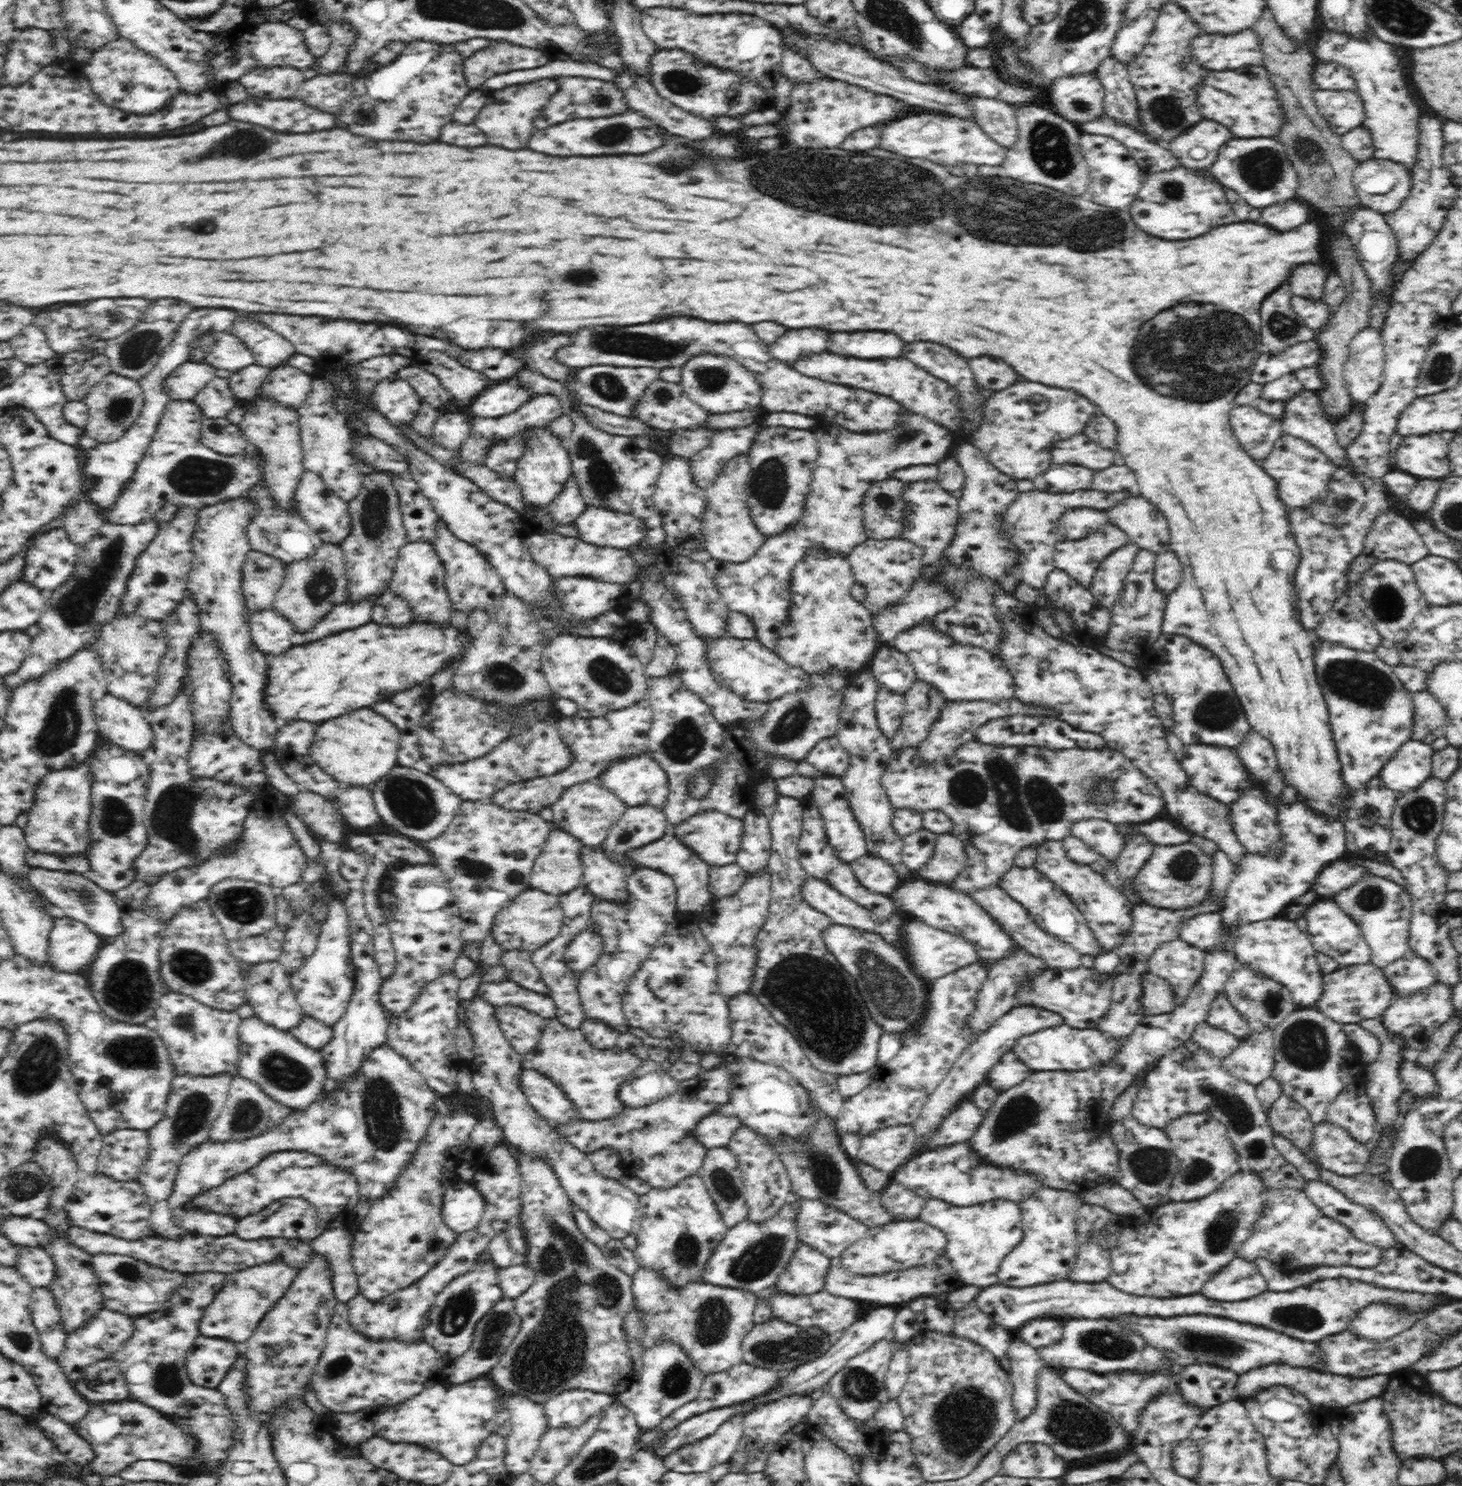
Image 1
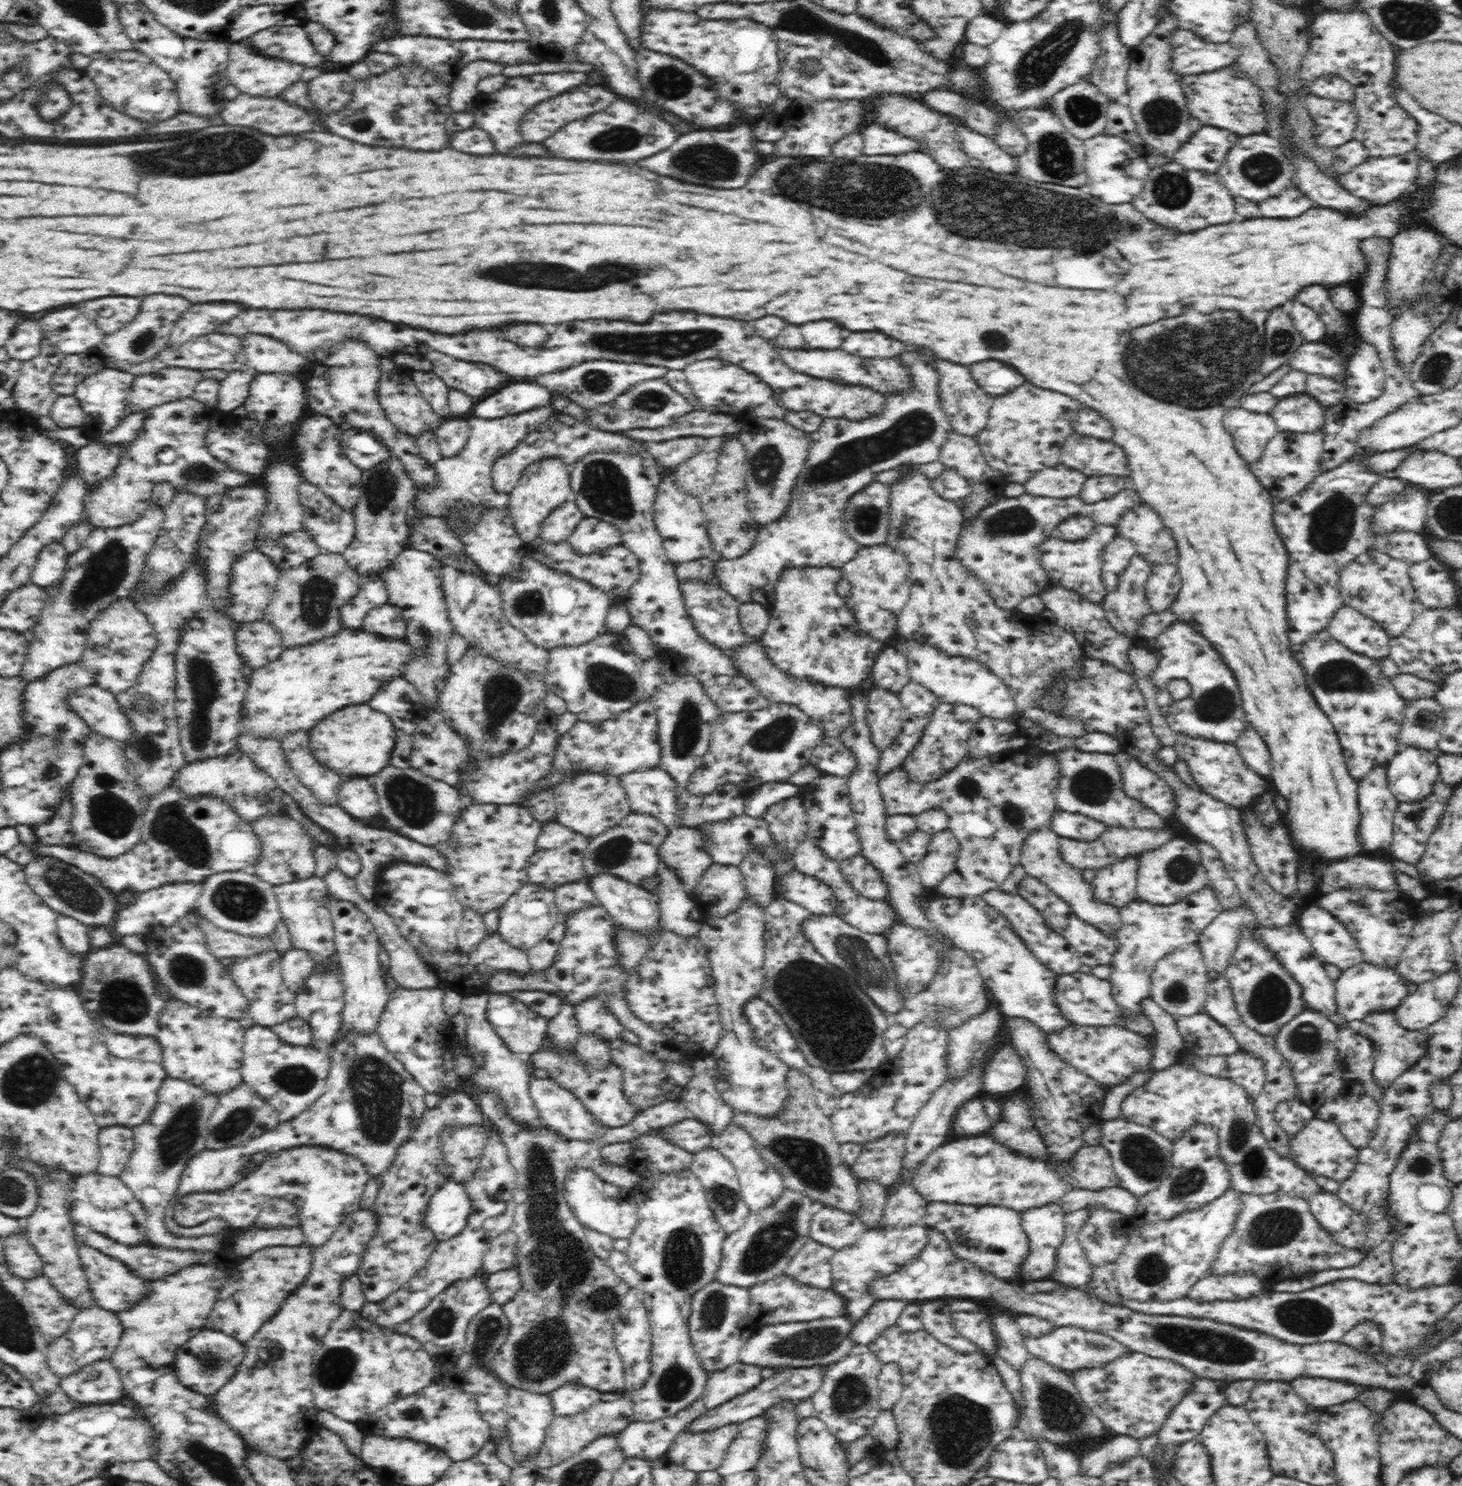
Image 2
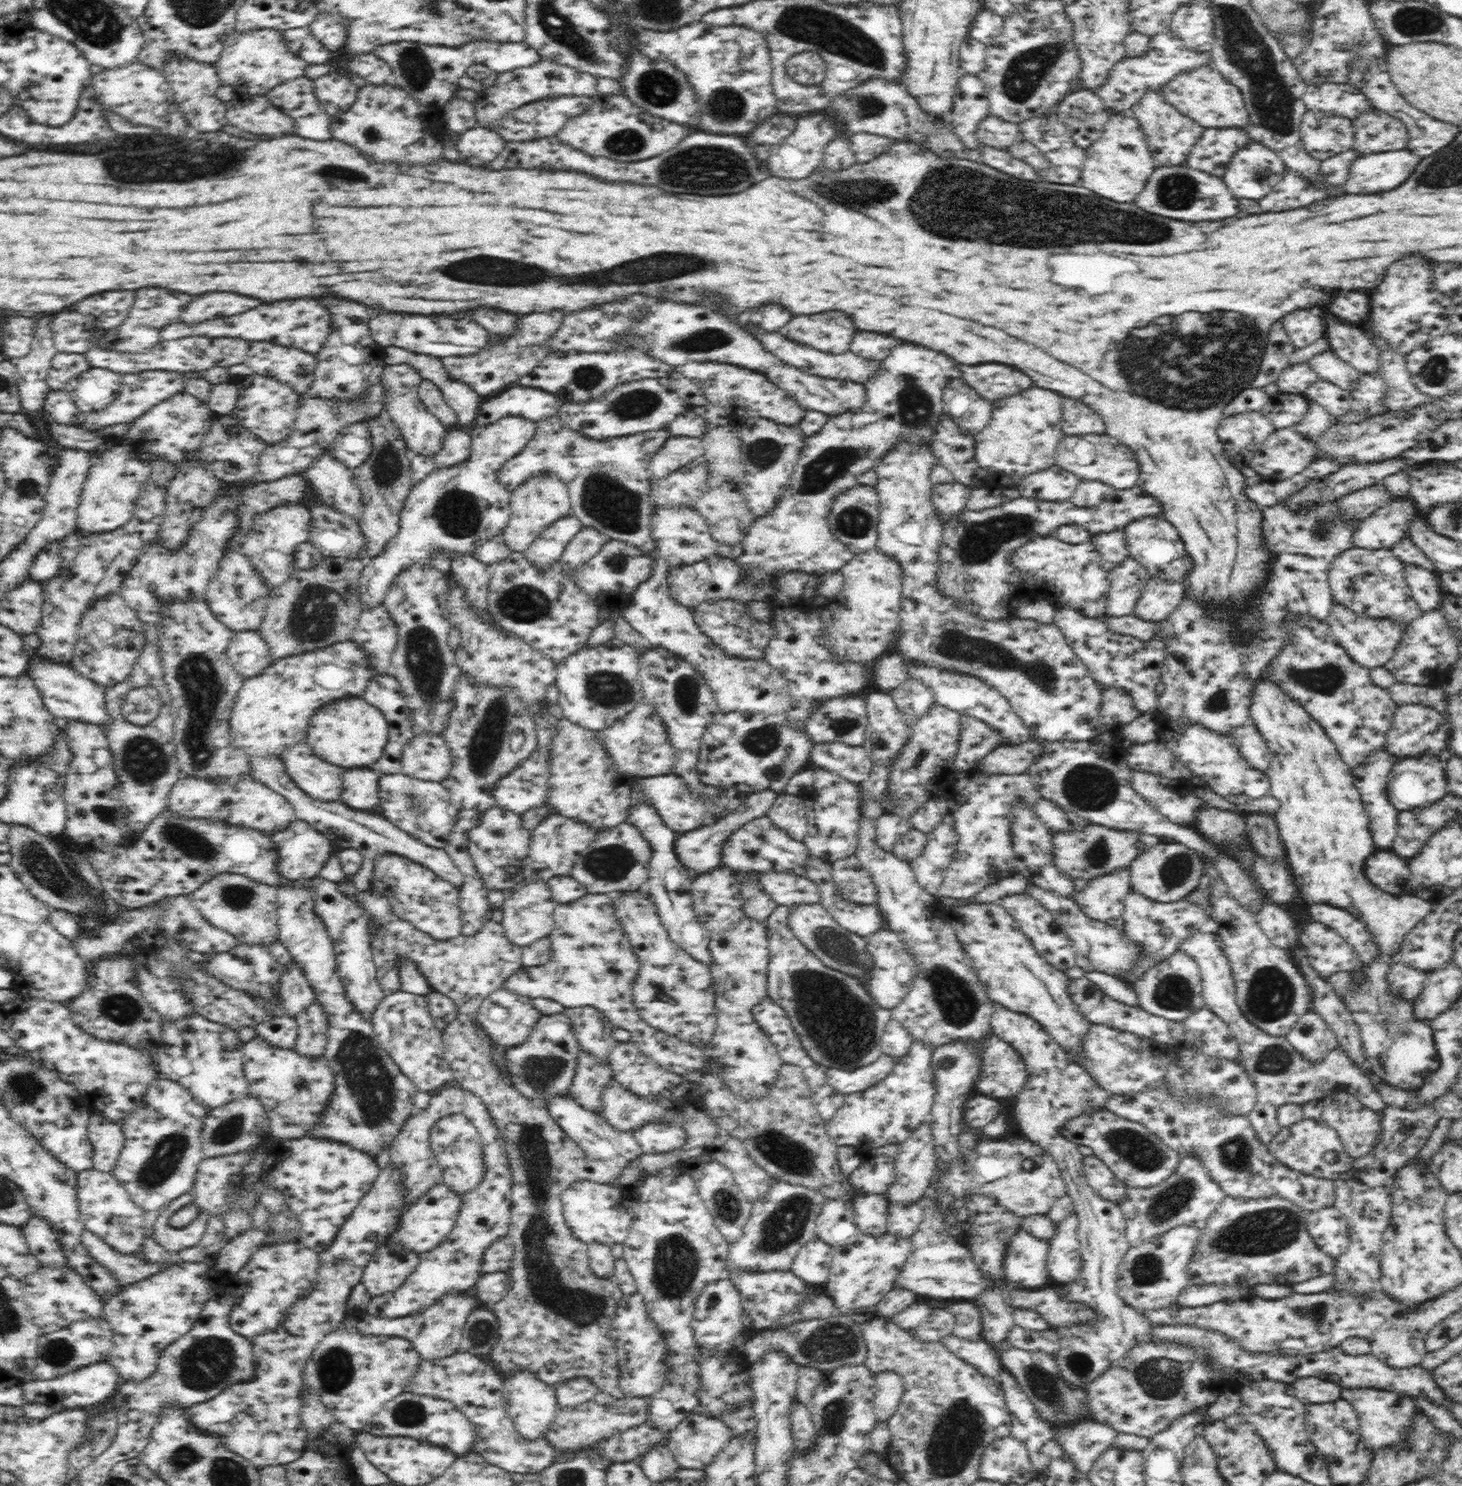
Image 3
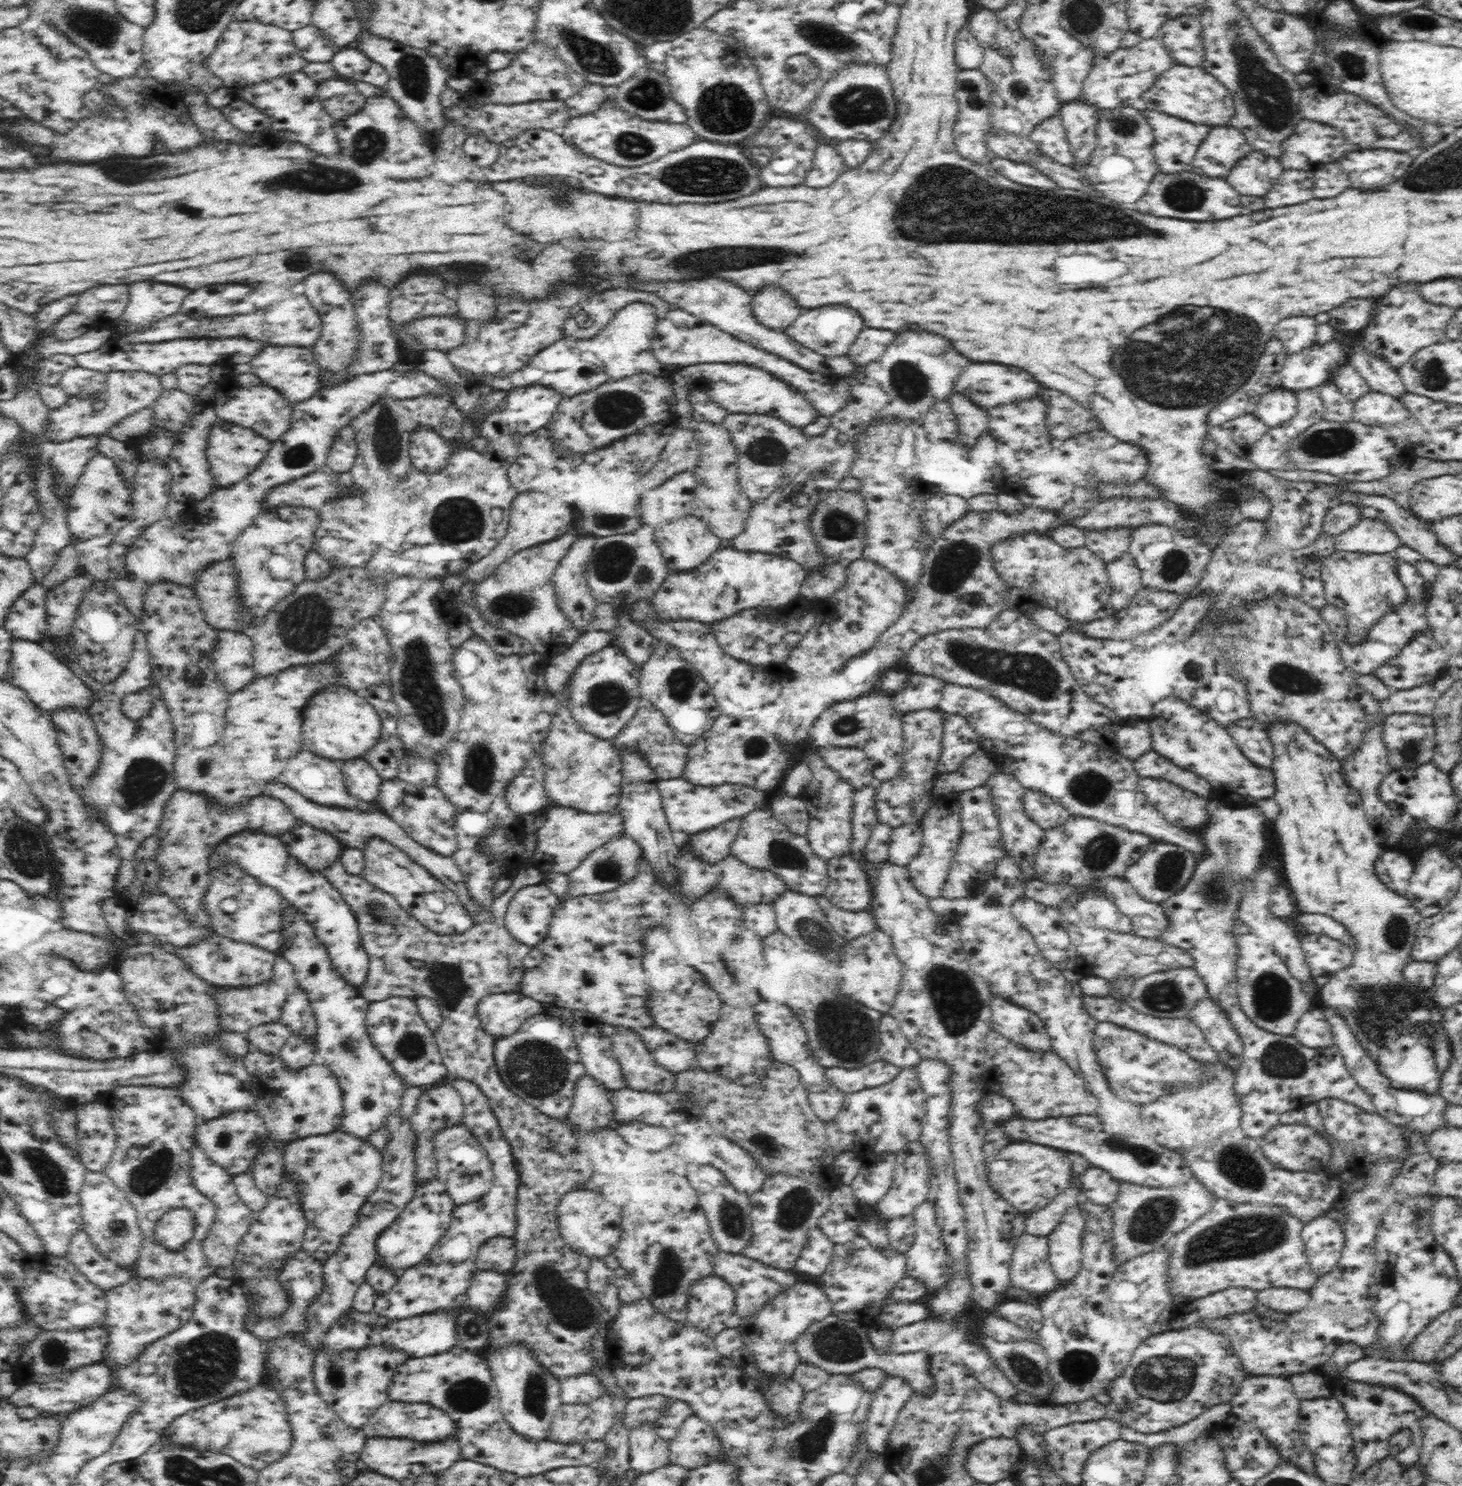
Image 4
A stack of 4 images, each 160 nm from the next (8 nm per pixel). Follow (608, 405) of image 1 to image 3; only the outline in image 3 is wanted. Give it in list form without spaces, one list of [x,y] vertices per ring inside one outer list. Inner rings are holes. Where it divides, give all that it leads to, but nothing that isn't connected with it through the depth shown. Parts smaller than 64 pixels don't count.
[[[628,350],[628,352],[612,352],[612,356],[606,352],[552,352],[548,354],[540,366],[533,368],[528,374],[520,377],[520,380],[516,382],[518,386],[532,386],[532,388],[542,388],[542,390],[548,390],[548,392],[556,392],[560,388],[564,388],[562,384],[574,384],[570,386],[572,390],[572,398],[576,402],[586,402],[604,393],[612,386],[624,384],[624,382],[632,382],[632,380],[640,380],[640,378],[668,378],[670,374],[674,372],[672,366],[648,356],[648,354],[642,354],[642,352],[634,352],[634,350]]]

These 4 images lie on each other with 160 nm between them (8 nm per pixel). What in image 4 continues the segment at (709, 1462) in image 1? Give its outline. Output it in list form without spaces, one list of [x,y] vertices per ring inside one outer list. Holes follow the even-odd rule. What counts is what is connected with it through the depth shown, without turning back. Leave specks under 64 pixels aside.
[[[689,1416],[679,1428],[678,1434],[669,1441],[670,1464],[694,1468],[704,1461],[716,1460],[719,1457],[719,1446],[712,1425],[699,1416]]]

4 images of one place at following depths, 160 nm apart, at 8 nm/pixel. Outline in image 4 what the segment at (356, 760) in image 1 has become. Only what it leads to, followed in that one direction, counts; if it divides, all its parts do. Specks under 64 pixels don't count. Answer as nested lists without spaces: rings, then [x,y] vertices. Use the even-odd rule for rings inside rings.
[[[328,686],[314,694],[304,708],[304,724],[302,724],[302,738],[304,748],[312,750],[318,756],[332,758],[332,760],[354,760],[363,758],[380,739],[380,716],[372,706],[356,696],[352,690],[342,686]]]

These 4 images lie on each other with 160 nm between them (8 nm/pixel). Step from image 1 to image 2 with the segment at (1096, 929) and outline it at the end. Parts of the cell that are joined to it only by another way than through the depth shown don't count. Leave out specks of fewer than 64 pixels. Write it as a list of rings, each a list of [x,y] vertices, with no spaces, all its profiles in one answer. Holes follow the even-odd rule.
[[[1048,828],[1032,832],[1023,844],[1019,863],[1023,866],[1026,874],[1040,879],[1040,882],[1043,882],[1048,887],[1048,890],[1051,890],[1062,898],[1064,902],[1067,902],[1068,906],[1073,909],[1073,913],[1083,920],[1083,924],[1094,925],[1103,933],[1114,935],[1120,928],[1120,908],[1095,900],[1092,892],[1092,881],[1084,881],[1082,870],[1070,866],[1059,855],[1059,838],[1058,835],[1051,832]]]

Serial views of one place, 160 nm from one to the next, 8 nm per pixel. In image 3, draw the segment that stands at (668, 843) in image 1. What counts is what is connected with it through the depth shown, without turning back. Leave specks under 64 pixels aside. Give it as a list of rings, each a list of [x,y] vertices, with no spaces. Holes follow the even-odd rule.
[[[772,790],[756,792],[756,794],[749,793],[748,803],[740,805],[734,812],[722,817],[718,822],[712,824],[712,826],[701,827],[697,830],[692,830],[692,832],[688,832],[688,834],[678,834],[676,842],[674,842],[676,857],[680,859],[682,865],[684,865],[686,870],[690,871],[690,874],[693,876],[716,869],[722,864],[722,846],[724,846],[724,842],[730,838],[730,835],[736,833],[749,821],[766,816],[777,796],[778,794],[772,792]]]

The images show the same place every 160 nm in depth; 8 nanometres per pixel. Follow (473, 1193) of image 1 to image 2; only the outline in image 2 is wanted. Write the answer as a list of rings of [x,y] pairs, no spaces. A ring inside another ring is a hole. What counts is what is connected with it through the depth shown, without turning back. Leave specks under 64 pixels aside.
[[[449,1181],[432,1196],[423,1225],[434,1233],[438,1242],[446,1241],[466,1228],[469,1214],[472,1214],[472,1201],[463,1184]]]

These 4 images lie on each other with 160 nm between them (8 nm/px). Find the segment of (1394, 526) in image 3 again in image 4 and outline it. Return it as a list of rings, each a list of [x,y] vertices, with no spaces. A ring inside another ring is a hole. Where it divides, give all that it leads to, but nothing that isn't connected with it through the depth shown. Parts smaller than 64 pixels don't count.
[[[1361,518],[1352,528],[1334,537],[1334,551],[1392,554],[1400,545],[1396,533],[1379,518]]]

